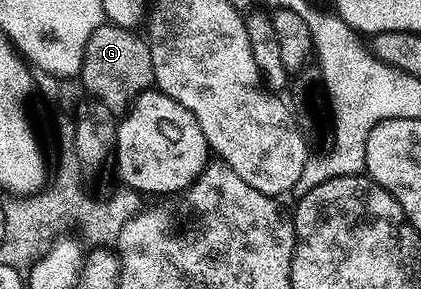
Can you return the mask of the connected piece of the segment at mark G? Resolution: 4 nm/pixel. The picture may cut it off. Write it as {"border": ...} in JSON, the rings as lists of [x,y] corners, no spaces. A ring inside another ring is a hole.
{"border":[[[104,22],[91,34],[91,39],[84,49],[84,63],[81,65],[79,79],[86,93],[99,101],[108,111],[115,116],[124,115],[145,90],[152,89],[154,85],[154,65],[151,62],[151,52],[148,41],[141,35],[136,35],[130,27],[117,26],[110,22]]]}

